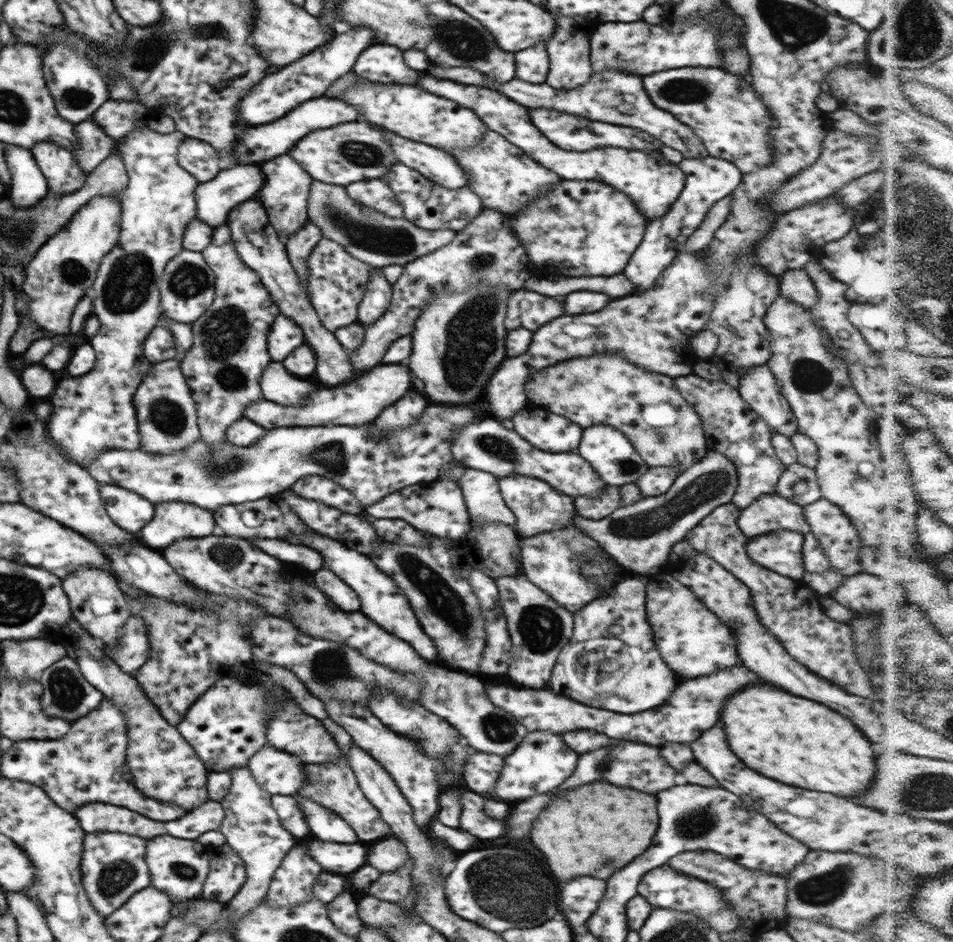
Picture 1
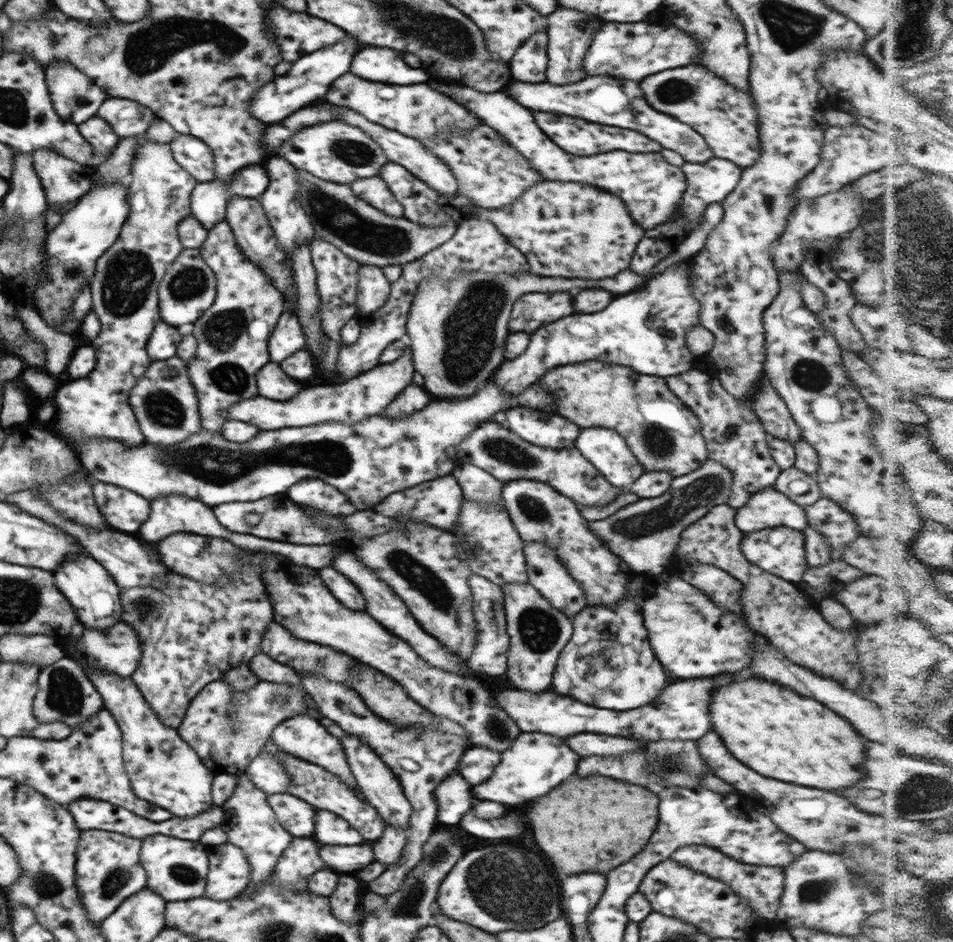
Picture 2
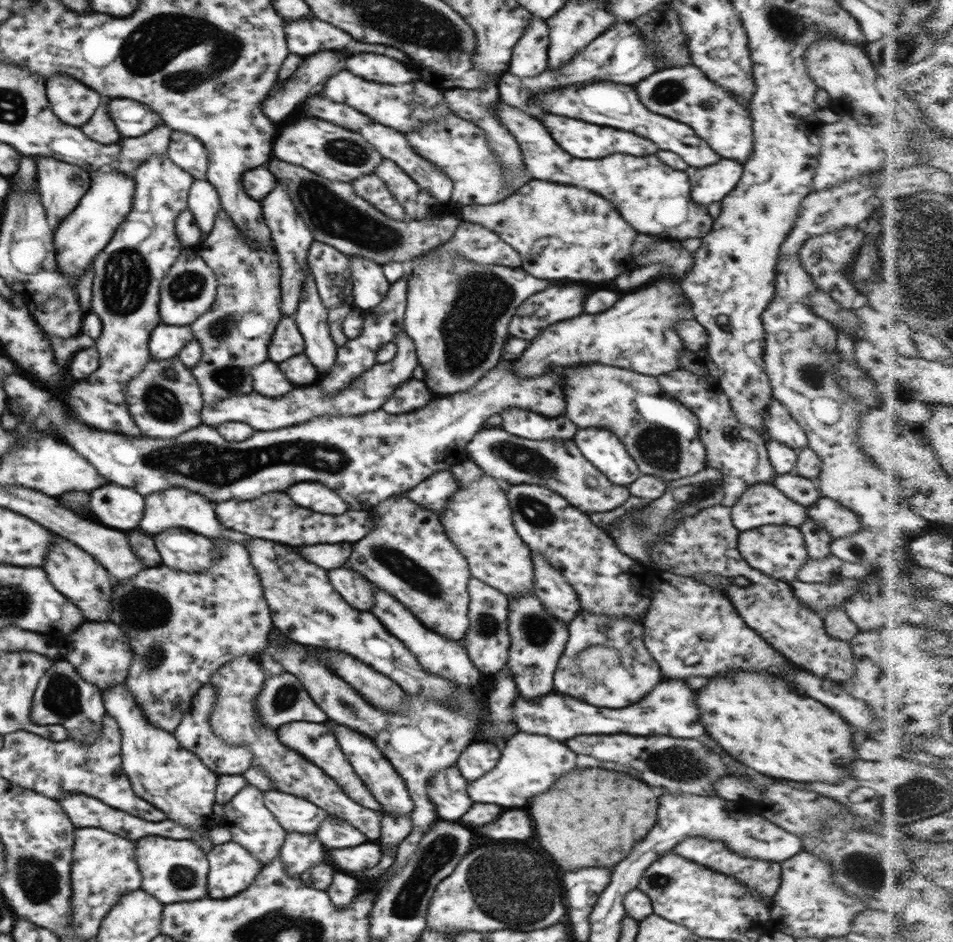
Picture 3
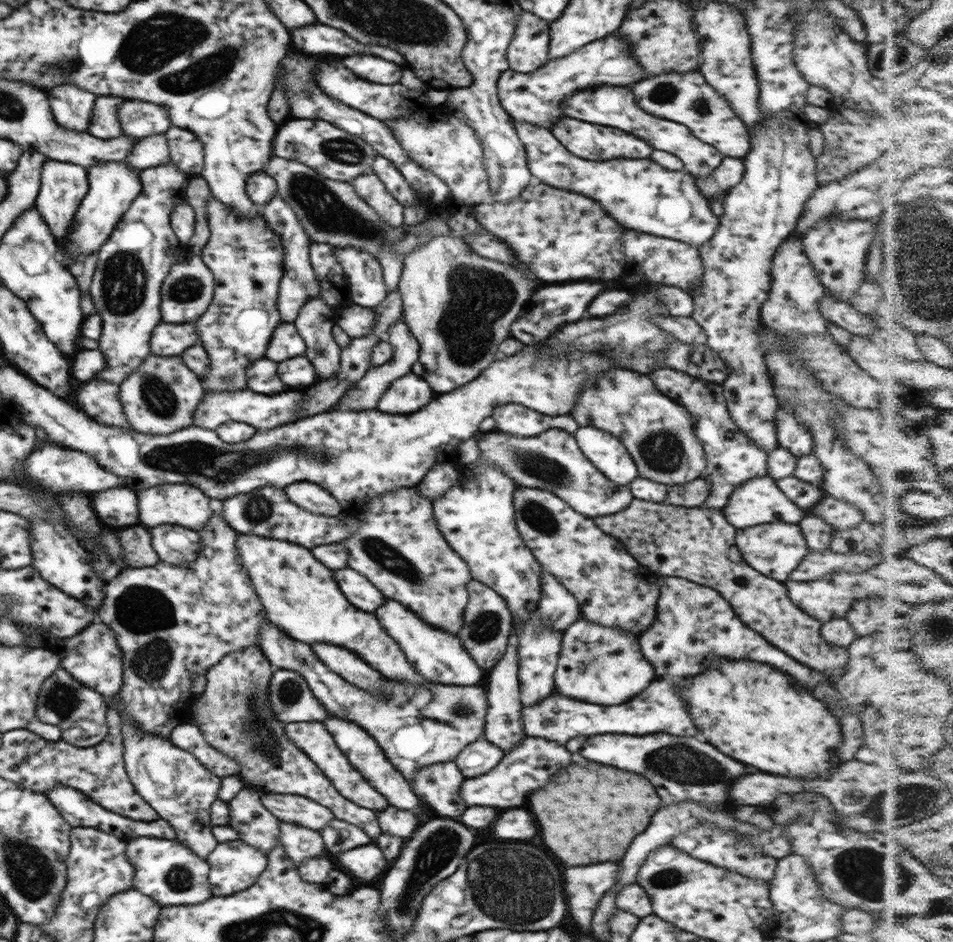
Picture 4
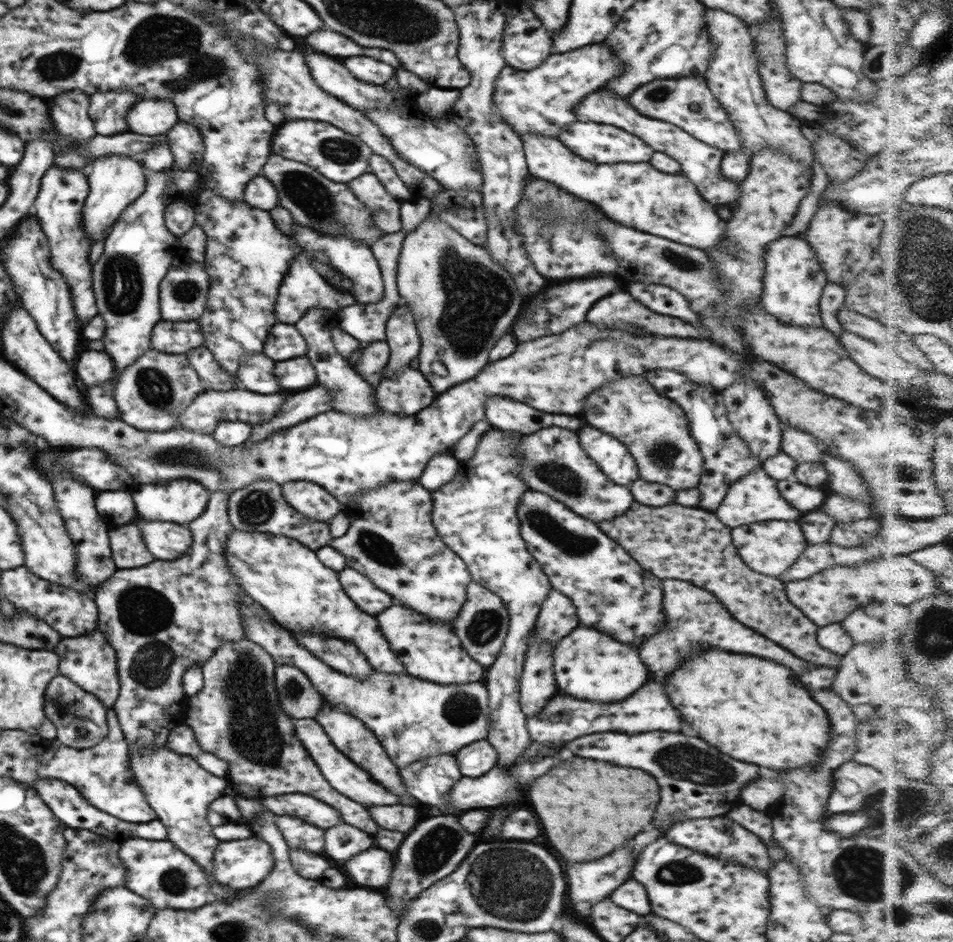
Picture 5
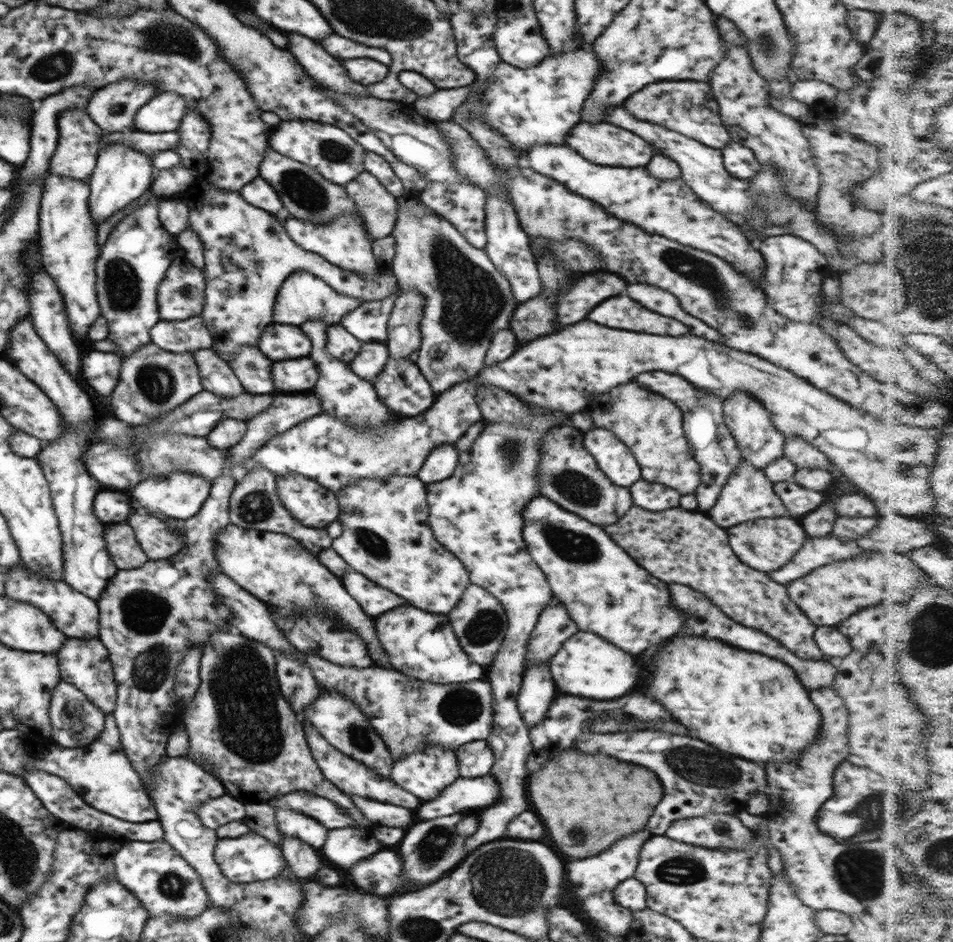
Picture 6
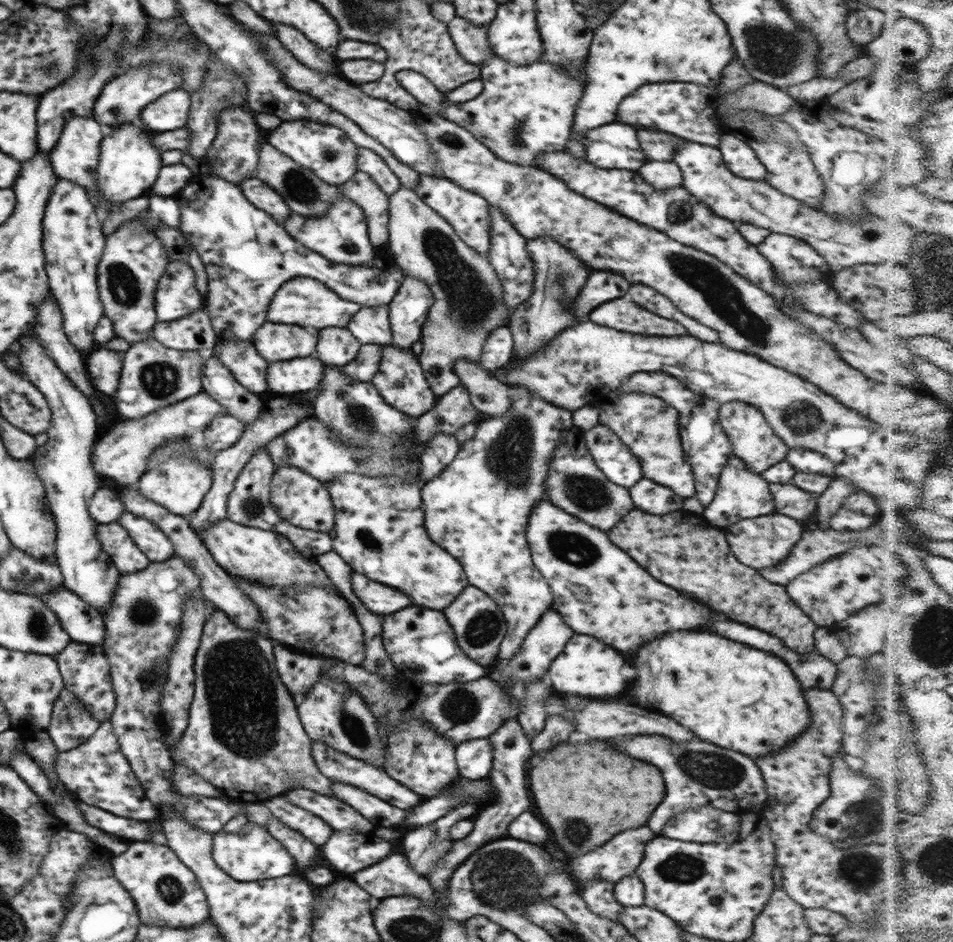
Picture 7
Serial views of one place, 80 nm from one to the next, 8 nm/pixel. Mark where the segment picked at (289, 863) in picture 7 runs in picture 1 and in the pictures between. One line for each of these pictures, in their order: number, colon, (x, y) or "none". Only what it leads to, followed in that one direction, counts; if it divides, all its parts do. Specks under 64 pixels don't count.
1: (227, 875)
2: (229, 871)
3: (232, 869)
4: (234, 866)
5: (238, 864)
6: (252, 857)

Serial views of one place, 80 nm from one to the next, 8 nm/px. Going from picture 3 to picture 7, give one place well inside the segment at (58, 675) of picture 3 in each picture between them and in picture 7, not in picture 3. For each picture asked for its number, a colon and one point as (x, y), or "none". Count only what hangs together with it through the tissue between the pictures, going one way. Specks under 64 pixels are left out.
4: (62, 701)
5: (64, 700)
6: (76, 722)
7: (72, 724)

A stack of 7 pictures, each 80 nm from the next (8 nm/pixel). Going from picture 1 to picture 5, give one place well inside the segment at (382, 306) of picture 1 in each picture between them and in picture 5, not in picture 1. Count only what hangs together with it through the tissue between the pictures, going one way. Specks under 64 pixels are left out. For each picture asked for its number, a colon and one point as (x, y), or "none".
2: (373, 288)
3: (370, 286)
4: (367, 287)
5: (353, 259)

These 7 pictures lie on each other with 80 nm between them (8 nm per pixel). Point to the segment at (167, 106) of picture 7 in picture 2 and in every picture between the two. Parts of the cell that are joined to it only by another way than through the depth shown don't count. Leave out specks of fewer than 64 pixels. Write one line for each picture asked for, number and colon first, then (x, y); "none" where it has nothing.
2: (128, 118)
3: (133, 119)
4: (140, 119)
5: (150, 117)
6: (163, 113)

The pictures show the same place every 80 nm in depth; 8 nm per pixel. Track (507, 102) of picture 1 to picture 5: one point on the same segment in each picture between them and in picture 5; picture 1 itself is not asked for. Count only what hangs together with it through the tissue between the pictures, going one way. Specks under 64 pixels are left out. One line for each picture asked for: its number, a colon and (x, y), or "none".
2: (652, 189)
3: (654, 198)
4: (638, 194)
5: (669, 206)

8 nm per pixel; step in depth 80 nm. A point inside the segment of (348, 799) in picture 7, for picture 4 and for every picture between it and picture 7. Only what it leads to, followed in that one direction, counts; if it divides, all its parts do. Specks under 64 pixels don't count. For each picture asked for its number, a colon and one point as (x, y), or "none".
4: (399, 822)
5: (404, 818)
6: (382, 814)

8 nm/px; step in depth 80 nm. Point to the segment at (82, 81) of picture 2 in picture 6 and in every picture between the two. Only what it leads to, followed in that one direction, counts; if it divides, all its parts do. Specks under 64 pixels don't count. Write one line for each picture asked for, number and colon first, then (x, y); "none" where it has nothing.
3: (74, 103)
4: (71, 105)
5: (69, 112)
6: (76, 155)

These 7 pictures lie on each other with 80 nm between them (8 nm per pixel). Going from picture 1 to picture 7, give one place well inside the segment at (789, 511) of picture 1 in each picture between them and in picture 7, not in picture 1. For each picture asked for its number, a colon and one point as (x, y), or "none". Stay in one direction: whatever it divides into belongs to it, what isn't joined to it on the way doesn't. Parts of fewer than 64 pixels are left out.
2: (767, 508)
3: (763, 504)
4: (757, 501)
5: (754, 498)
6: (747, 495)
7: (741, 494)

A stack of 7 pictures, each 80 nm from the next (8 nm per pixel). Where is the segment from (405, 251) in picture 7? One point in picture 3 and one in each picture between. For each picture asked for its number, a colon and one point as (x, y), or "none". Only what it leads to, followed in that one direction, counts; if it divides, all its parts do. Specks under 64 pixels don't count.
3: (457, 312)
4: (460, 306)
5: (463, 301)
6: (468, 300)

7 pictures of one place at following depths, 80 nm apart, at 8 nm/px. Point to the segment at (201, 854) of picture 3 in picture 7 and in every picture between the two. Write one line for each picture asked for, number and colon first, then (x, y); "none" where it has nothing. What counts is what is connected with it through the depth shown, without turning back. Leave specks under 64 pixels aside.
4: (168, 872)
5: (156, 870)
6: (164, 883)
7: (166, 893)

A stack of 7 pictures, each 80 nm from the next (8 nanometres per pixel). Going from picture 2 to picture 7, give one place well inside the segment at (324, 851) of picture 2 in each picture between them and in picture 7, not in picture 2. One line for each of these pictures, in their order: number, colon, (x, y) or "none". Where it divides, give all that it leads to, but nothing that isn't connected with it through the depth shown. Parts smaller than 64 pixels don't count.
3: (364, 857)
4: (367, 862)
5: (372, 869)
6: (380, 875)
7: (393, 876)

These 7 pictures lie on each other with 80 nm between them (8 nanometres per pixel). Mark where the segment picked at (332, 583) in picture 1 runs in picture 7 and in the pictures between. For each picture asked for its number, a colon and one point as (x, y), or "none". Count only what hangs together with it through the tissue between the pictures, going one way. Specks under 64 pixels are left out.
2: (346, 591)
3: (356, 589)
4: (356, 587)
5: (369, 598)
6: (375, 600)
7: (382, 600)

